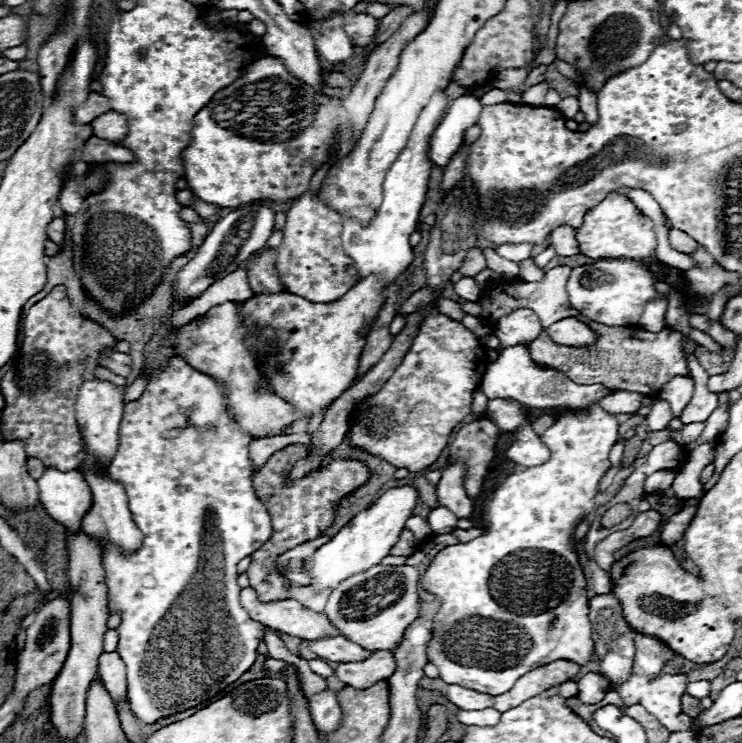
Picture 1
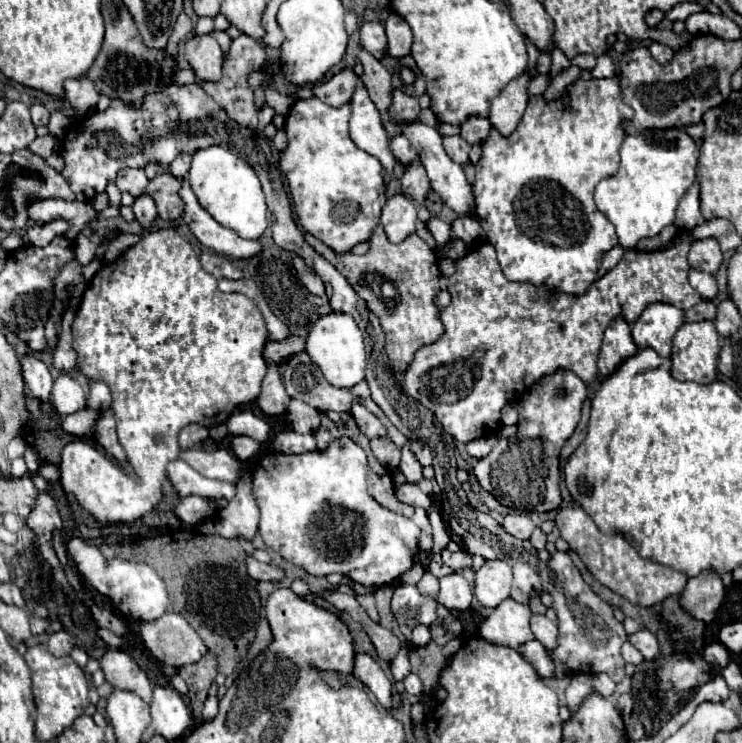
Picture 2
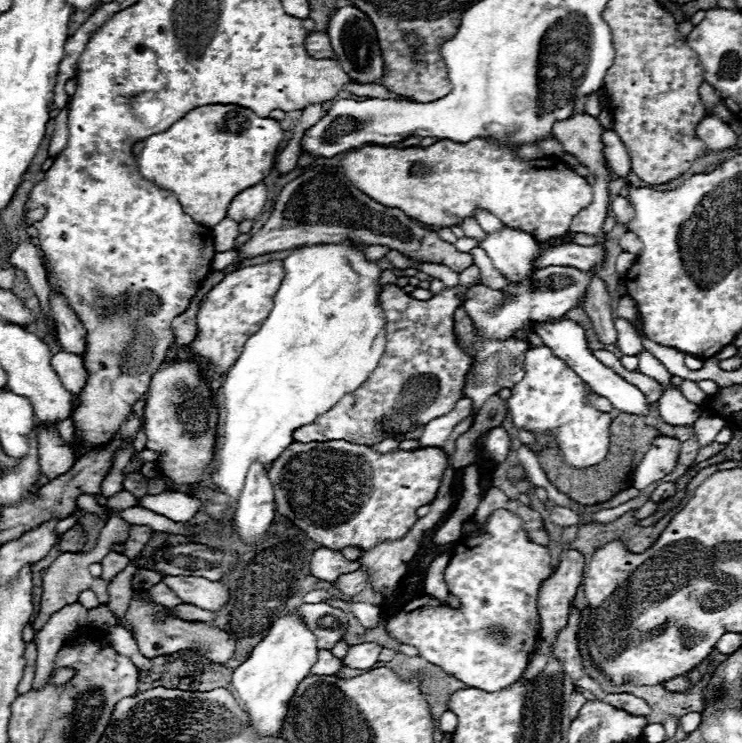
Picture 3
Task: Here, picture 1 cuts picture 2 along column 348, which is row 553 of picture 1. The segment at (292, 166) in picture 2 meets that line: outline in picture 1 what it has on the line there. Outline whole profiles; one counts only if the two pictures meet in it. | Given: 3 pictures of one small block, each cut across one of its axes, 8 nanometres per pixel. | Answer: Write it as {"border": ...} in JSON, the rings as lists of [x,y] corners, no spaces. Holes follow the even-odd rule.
{"border":[[[174,356],[170,358],[170,366],[166,368],[166,372],[156,374],[144,394],[134,400],[128,402],[124,408],[124,418],[122,418],[122,430],[120,430],[120,442],[118,442],[118,450],[114,460],[108,466],[108,474],[112,480],[122,482],[126,496],[128,496],[128,508],[132,512],[132,518],[136,522],[138,528],[142,528],[142,548],[132,554],[130,558],[122,558],[114,548],[108,548],[102,562],[104,562],[104,572],[106,572],[106,586],[108,586],[108,600],[110,600],[110,608],[118,610],[122,616],[122,624],[118,628],[118,654],[126,664],[126,676],[128,676],[128,702],[130,702],[130,712],[144,724],[154,724],[160,718],[166,718],[170,714],[188,710],[198,706],[204,700],[214,698],[218,692],[222,692],[228,684],[232,684],[234,680],[238,680],[246,670],[250,670],[250,666],[256,662],[256,648],[264,638],[264,626],[260,622],[254,622],[246,610],[242,610],[240,606],[240,586],[236,584],[238,578],[238,562],[246,556],[250,556],[252,552],[256,552],[270,536],[272,536],[272,524],[270,524],[270,516],[264,508],[264,504],[254,496],[252,490],[252,464],[248,458],[248,444],[250,444],[250,436],[240,432],[236,422],[232,422],[226,414],[226,398],[222,388],[206,374],[194,370],[192,366],[188,366],[184,362],[182,356]]]}

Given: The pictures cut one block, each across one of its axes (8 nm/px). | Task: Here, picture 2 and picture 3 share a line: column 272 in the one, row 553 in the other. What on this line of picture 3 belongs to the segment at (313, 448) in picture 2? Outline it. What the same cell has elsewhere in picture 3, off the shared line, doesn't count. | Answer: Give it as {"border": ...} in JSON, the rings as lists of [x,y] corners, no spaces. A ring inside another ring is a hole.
{"border":[[[448,552],[438,554],[430,562],[428,572],[426,572],[426,580],[424,580],[426,594],[438,598],[440,602],[446,602],[446,598],[448,598],[448,588],[446,588],[446,582],[444,582],[444,570],[446,570],[448,562],[450,562],[450,554]]]}

